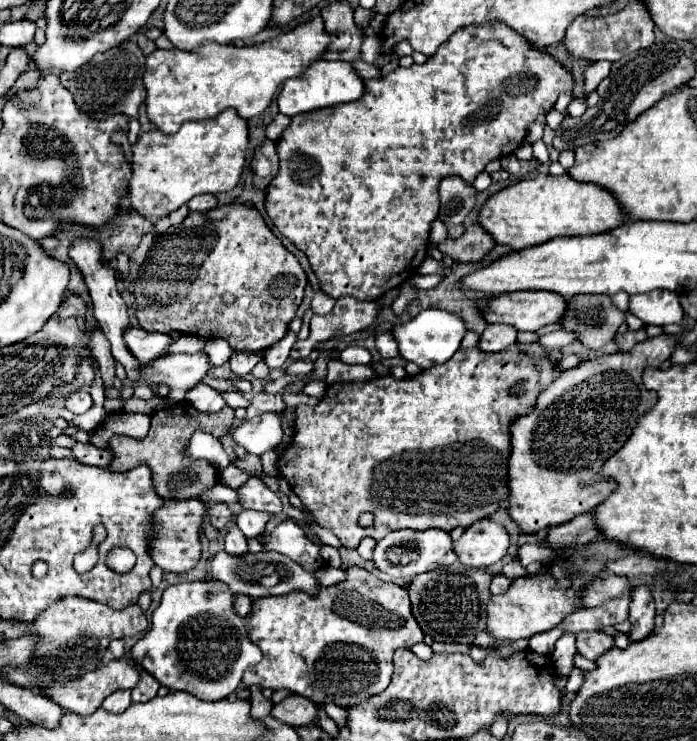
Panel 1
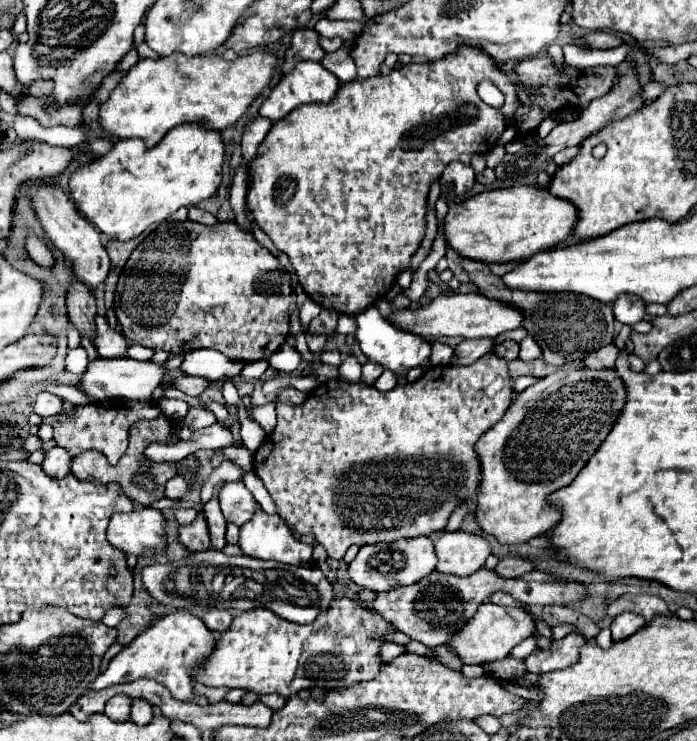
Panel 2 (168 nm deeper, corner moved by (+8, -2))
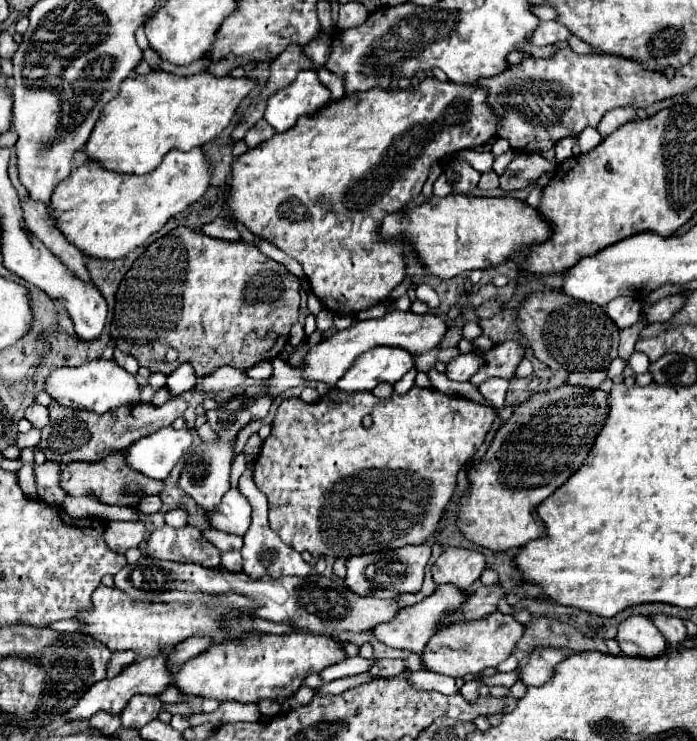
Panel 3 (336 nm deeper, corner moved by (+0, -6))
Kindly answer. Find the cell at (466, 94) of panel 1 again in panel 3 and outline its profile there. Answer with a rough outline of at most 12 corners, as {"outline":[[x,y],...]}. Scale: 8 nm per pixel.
{"outline":[[426,78],[300,118],[232,162],[228,218],[332,314],[404,280],[378,226],[496,136]]}

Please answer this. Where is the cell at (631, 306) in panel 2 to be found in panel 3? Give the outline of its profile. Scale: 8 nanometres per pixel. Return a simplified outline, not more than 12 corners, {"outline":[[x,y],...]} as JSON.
{"outline":[[616,298],[606,304],[606,314],[618,328],[640,320],[640,302]]}

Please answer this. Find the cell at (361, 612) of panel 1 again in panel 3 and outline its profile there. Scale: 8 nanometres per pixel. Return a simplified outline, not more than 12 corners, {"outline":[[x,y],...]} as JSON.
{"outline":[[310,632],[210,646],[182,694],[256,704],[296,694],[344,658]]}

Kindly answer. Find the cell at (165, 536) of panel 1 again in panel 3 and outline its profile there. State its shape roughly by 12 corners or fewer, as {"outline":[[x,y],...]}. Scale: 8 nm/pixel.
{"outline":[[142,522],[104,524],[104,542],[124,554],[144,540]]}

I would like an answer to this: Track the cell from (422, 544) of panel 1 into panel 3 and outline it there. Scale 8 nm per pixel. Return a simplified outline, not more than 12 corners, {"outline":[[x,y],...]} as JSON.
{"outline":[[430,546],[350,556],[354,594],[418,592]]}

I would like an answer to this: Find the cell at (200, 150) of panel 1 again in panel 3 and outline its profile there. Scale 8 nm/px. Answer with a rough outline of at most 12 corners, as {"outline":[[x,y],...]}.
{"outline":[[200,148],[144,176],[84,164],[48,204],[84,256],[118,260],[200,200]]}

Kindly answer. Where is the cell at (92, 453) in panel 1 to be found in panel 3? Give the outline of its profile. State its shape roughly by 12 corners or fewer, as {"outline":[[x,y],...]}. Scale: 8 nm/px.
{"outline":[[60,464],[34,466],[38,498],[62,506]]}

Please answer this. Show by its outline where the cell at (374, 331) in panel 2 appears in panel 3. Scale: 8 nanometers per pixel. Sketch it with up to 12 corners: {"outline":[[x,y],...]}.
{"outline":[[376,346],[360,354],[336,388],[372,392],[396,384],[414,356]]}

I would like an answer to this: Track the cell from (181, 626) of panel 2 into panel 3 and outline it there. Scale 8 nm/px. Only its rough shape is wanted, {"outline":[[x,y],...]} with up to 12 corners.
{"outline":[[166,654],[96,682],[66,722],[96,712],[120,714],[136,694],[160,694],[170,684]]}

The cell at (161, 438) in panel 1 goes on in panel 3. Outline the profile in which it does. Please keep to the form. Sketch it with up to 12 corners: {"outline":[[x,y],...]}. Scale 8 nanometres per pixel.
{"outline":[[120,454],[62,466],[68,496],[136,506],[164,482],[134,474]]}

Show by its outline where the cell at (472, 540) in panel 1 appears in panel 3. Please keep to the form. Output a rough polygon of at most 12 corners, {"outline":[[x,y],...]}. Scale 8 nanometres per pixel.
{"outline":[[446,548],[432,580],[468,590],[486,568],[480,552]]}

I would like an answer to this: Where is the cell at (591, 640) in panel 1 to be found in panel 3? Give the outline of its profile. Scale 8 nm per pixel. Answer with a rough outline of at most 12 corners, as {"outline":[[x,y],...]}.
{"outline":[[560,648],[530,652],[518,668],[526,686],[542,686],[552,668],[572,652]]}

